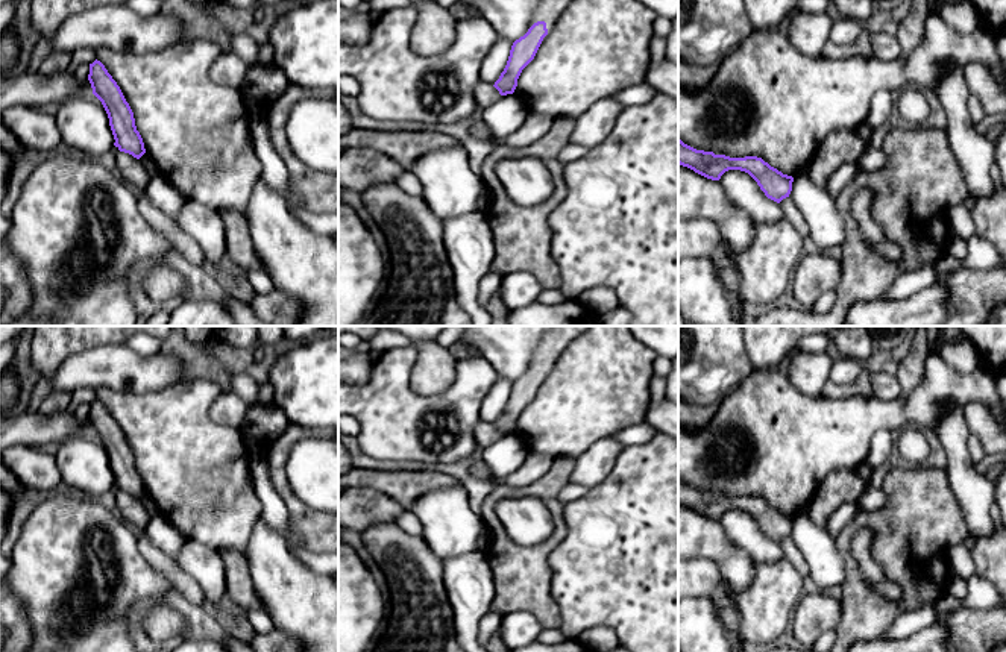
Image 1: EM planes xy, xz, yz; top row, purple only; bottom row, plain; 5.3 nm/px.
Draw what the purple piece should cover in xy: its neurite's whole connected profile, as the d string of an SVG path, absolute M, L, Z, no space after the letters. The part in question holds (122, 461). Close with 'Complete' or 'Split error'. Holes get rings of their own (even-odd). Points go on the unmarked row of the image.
M97 399L90 403L88 420L93 434L102 441L108 453L109 465L115 479L114 485L120 491L140 499L146 493L144 482L137 470L134 452L120 426Z. Complete

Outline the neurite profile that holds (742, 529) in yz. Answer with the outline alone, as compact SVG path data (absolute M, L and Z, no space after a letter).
M728 509L721 516L719 523L728 538L742 547L756 563L775 563L784 558L780 543L768 538L748 513Z

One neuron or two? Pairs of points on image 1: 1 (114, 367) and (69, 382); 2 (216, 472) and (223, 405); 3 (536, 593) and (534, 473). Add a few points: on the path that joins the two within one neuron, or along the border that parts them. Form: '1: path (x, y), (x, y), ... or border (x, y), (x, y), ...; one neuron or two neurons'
1: path (103, 367), (79, 372); one neuron
2: border (222, 391), (210, 408), (210, 417), (238, 429); two neurons
3: border (554, 460), (530, 484), (521, 487), (499, 485); two neurons

